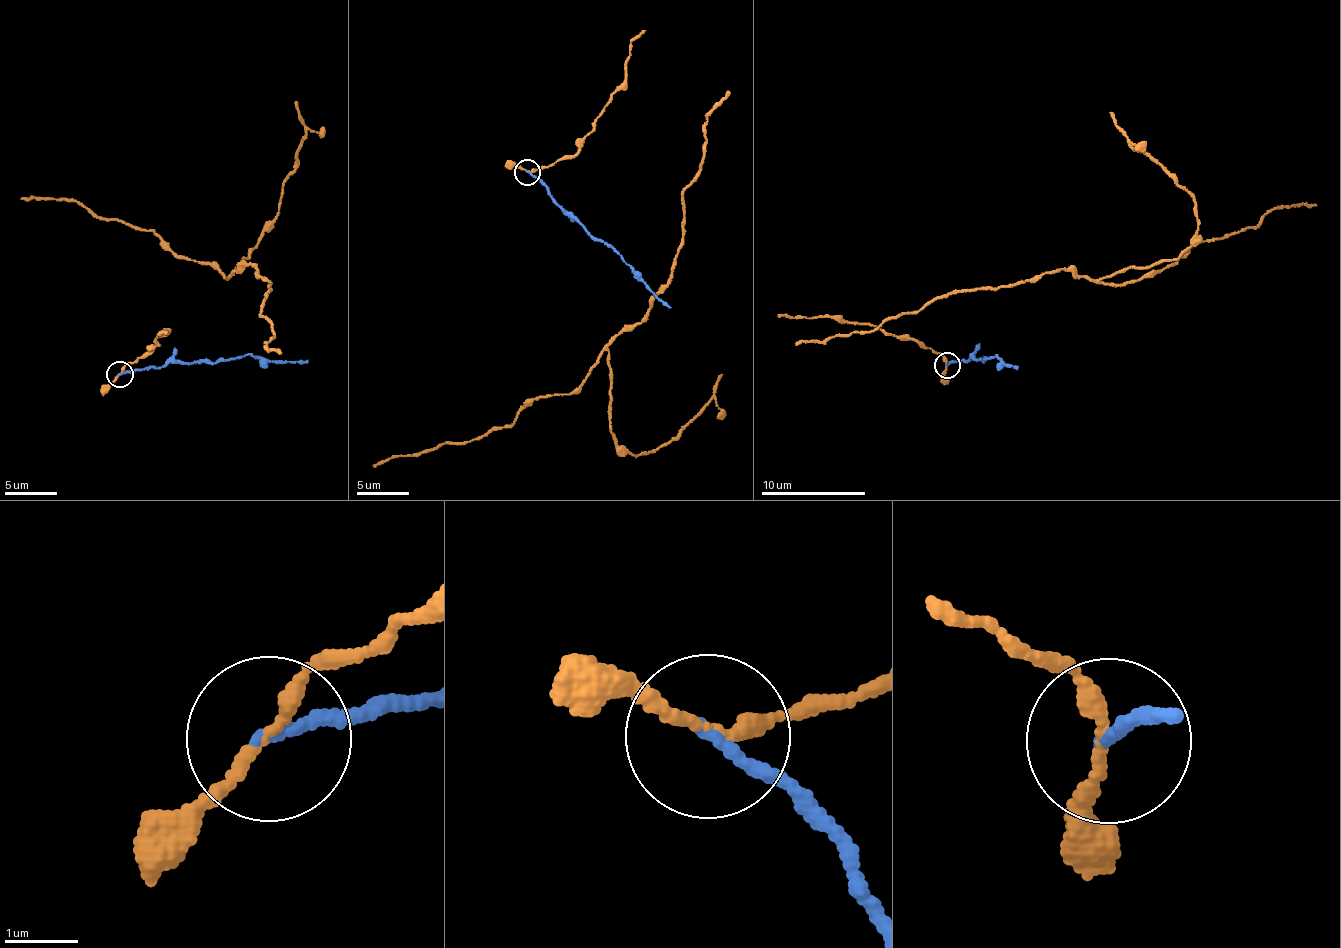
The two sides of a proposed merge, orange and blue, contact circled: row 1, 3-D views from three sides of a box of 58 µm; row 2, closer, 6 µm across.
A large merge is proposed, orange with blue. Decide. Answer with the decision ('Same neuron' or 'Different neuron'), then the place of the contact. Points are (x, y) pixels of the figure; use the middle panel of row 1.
Different neuron. Place: (527, 172)

